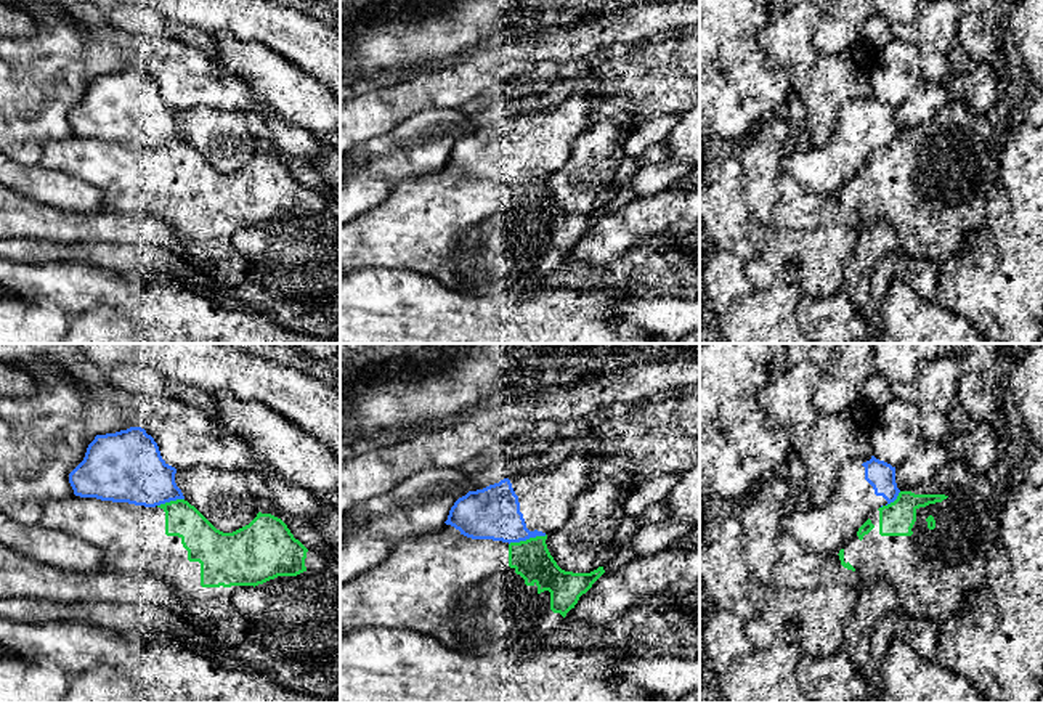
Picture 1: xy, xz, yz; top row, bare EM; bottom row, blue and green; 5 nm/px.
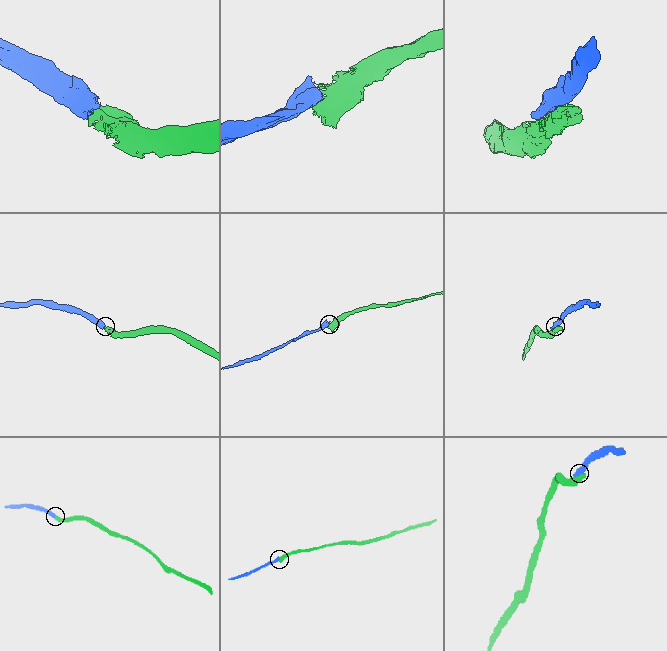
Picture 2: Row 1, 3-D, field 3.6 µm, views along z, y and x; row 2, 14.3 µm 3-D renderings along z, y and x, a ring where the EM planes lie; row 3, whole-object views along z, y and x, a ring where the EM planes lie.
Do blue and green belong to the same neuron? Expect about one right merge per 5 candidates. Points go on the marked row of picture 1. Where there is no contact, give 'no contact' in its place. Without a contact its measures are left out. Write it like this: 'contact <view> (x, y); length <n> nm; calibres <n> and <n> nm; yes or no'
contact xz (527, 538); length 200 nm; calibres 260 and 190 nm; no

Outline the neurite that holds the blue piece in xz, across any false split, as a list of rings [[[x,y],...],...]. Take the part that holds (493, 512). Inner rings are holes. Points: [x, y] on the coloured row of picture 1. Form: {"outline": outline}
{"outline": [[[643,404],[629,406],[623,414],[597,414],[578,427],[568,429],[565,437],[554,445],[547,461],[536,470],[504,478],[483,490],[469,491],[454,502],[444,523],[472,539],[493,539],[509,544],[550,534],[568,520],[576,498],[597,483],[597,435],[603,433],[605,445],[611,446],[616,443],[619,424],[642,414]]]}

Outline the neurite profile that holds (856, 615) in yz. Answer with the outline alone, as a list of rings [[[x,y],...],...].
[[[825,584],[812,591],[791,591],[789,607],[794,610],[794,618],[789,620],[791,628],[796,631],[797,640],[802,648],[802,656],[825,658],[844,648],[844,639],[854,634],[860,621],[865,621],[866,613],[858,608],[855,602],[857,587],[846,584]]]

